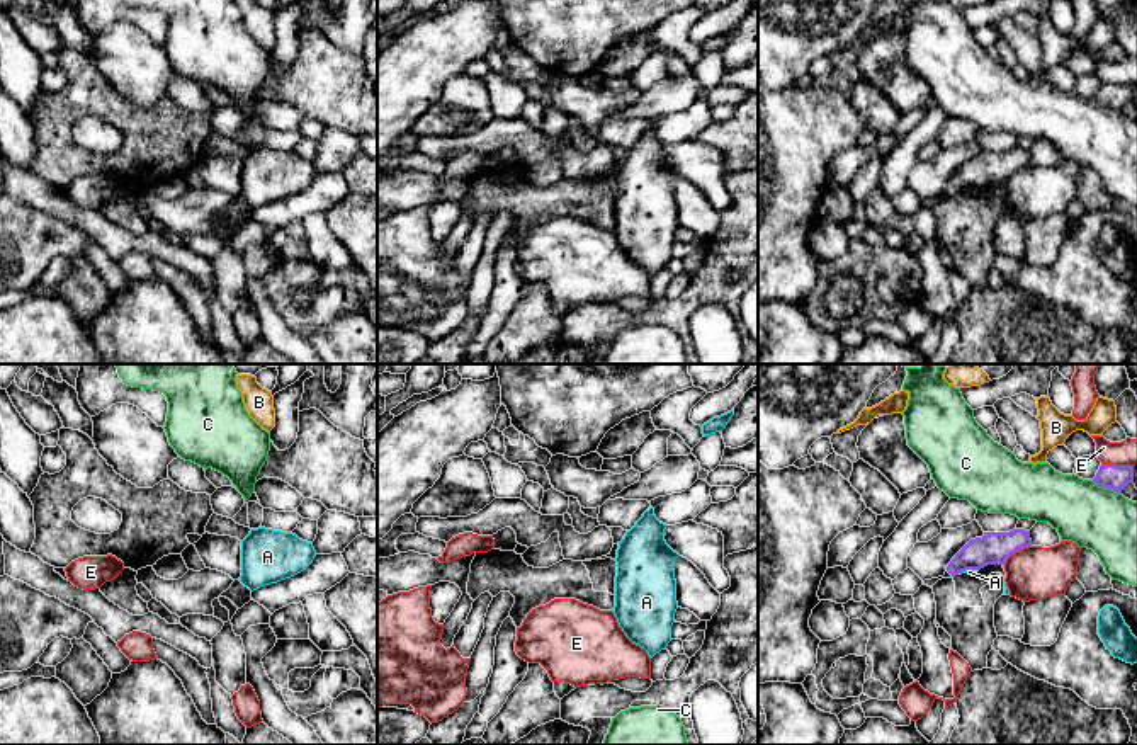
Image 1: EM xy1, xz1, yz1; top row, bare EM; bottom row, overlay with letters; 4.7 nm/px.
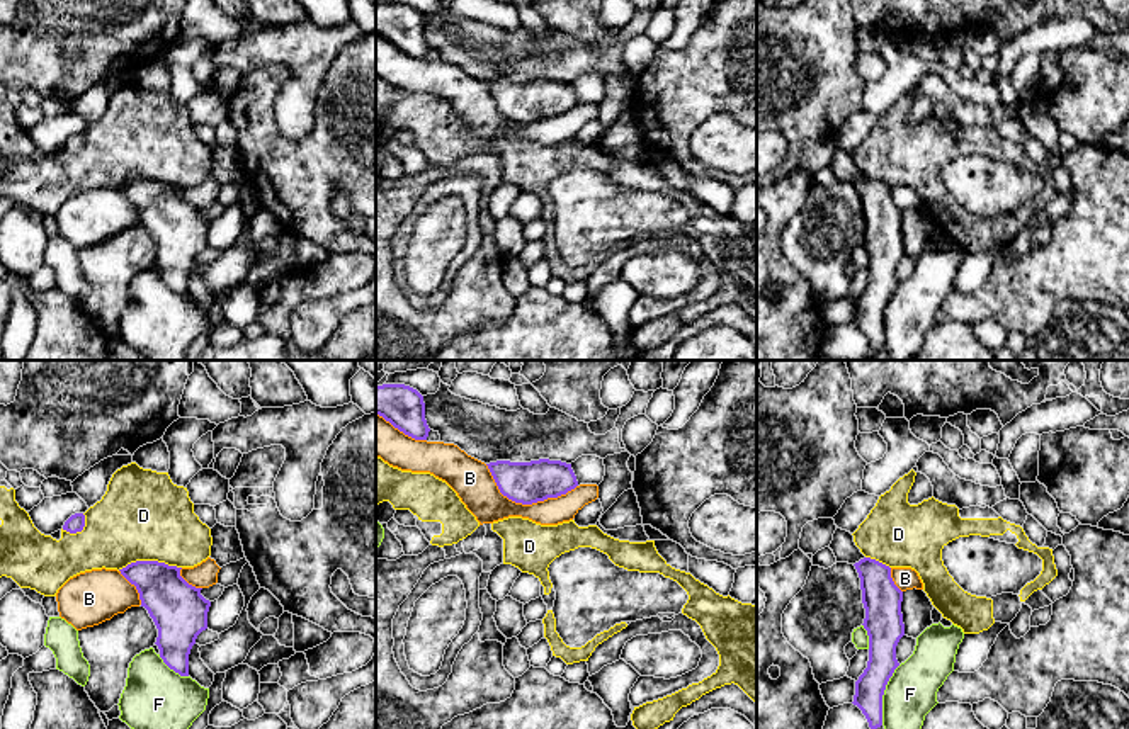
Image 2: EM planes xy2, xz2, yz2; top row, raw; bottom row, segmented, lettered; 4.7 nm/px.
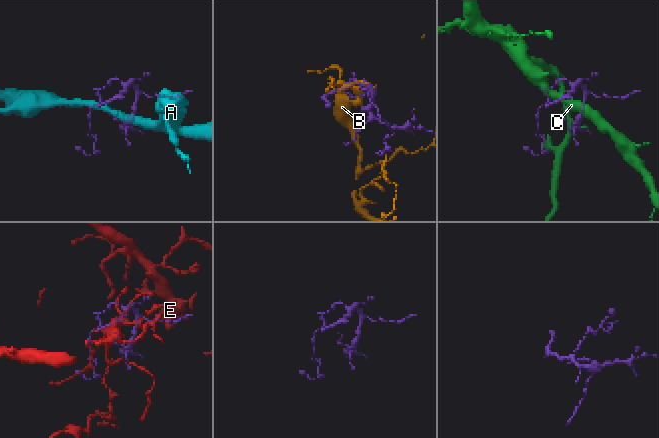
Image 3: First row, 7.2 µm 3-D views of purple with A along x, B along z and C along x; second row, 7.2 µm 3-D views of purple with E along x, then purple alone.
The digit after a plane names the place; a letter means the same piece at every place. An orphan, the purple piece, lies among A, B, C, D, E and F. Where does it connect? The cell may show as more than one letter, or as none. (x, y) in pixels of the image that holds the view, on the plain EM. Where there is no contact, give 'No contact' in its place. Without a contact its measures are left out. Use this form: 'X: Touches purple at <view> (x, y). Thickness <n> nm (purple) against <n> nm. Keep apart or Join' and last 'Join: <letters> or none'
A: Touches purple at yz1 (967, 187). Thickness 150 nm (purple) against 20 nm. Keep apart
B: Touches purple at xz2 (526, 123). Thickness 200 nm (purple) against 190 nm. Keep apart
C: Touches purple at yz1 (1107, 106). Thickness 120 nm (purple) against 300 nm. Keep apart
D: Touches purple at xy2 (148, 180). Thickness 240 nm (purple) against 420 nm. Keep apart
E: Touches purple at yz1 (1017, 169). Thickness 150 nm (purple) against 240 nm. Keep apart
F: Touches purple at yz2 (883, 313). Thickness 140 nm (purple) against 240 nm. Keep apart
Join: none

